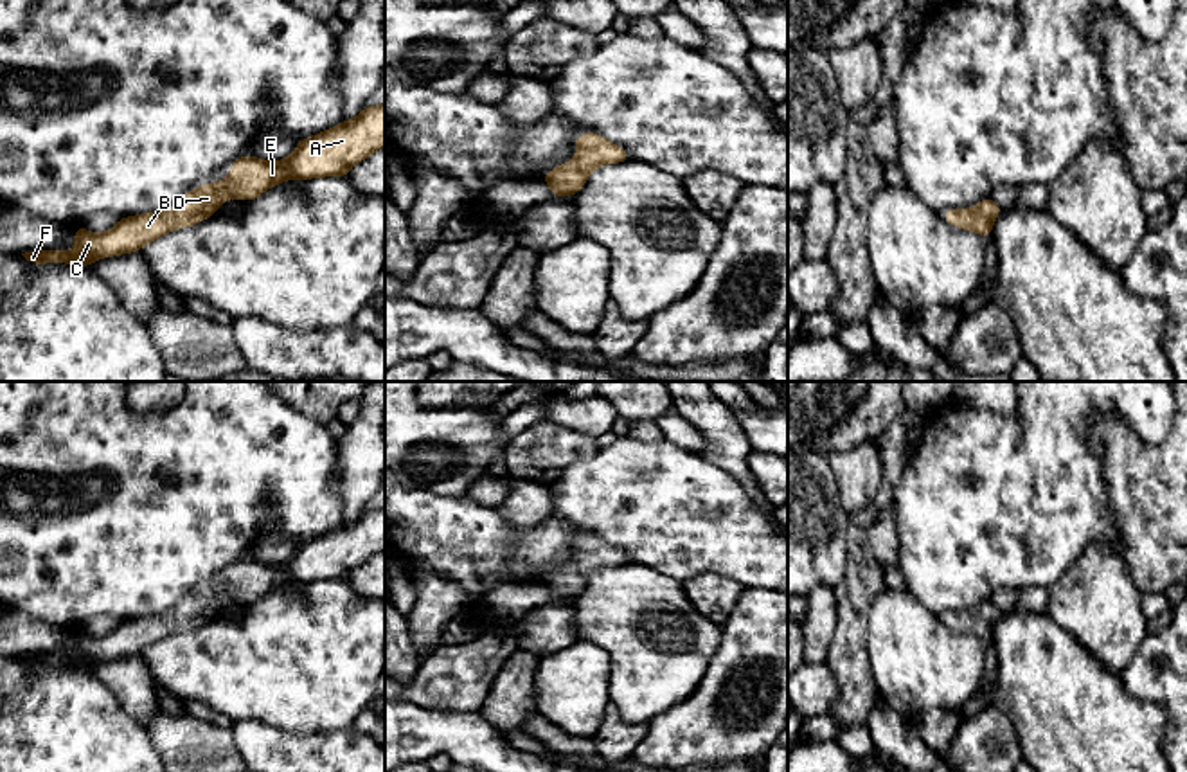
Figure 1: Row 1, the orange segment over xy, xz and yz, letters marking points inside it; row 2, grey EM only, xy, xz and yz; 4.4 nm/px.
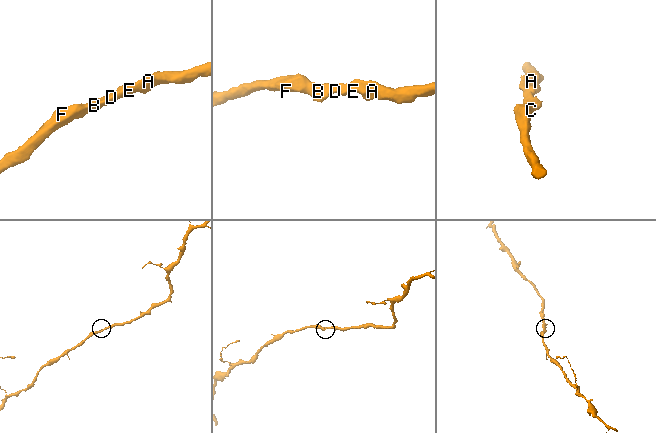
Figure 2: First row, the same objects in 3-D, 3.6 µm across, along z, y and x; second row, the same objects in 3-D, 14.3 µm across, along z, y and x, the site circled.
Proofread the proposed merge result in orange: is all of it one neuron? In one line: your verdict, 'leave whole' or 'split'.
leave whole

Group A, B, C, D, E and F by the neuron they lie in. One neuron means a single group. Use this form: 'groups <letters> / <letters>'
groups A B C D E F

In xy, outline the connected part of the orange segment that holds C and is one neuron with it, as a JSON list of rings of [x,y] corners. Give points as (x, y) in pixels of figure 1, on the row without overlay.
[[[385,507],[365,509],[356,522],[342,524],[331,533],[300,543],[284,563],[268,565],[250,558],[237,561],[232,565],[227,583],[189,594],[173,612],[120,621],[113,632],[101,637],[76,630],[72,655],[34,653],[22,659],[34,668],[86,669],[99,660],[137,655],[178,630],[192,630],[212,621],[223,603],[255,603],[266,592],[291,581],[345,579],[354,567],[383,549]]]

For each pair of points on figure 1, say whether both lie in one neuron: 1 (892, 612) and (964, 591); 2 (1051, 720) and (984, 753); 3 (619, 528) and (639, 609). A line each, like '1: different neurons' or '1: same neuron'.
1: different neurons
2: different neurons
3: different neurons

